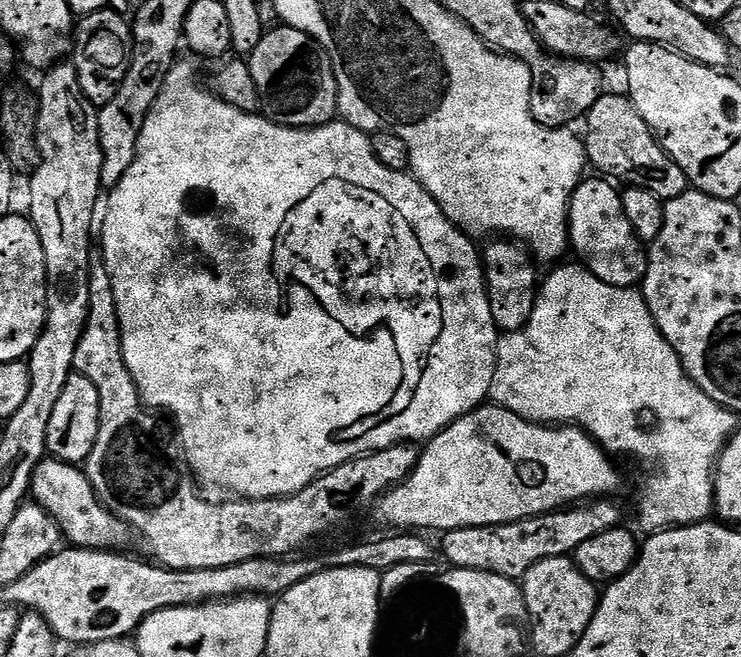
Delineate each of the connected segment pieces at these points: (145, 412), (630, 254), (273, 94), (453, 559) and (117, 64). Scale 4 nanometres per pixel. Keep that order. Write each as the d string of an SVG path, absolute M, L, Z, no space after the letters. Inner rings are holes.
M100 254L89 255L88 281L90 282L90 302L86 326L82 330L82 338L78 342L78 350L74 354L74 369L85 376L98 390L98 442L94 442L94 450L90 450L86 461L88 481L92 484L94 494L117 516L129 529L134 530L144 539L148 552L157 565L172 570L214 570L222 566L234 566L238 562L263 560L265 558L288 558L299 548L307 546L311 540L324 536L328 528L336 528L344 524L355 512L364 507L375 505L376 501L390 488L401 484L414 470L420 460L421 449L415 443L405 442L383 448L377 452L369 452L358 460L351 460L334 470L325 472L310 486L298 490L293 496L279 496L269 500L245 500L228 498L225 504L211 504L204 500L199 492L183 455L174 439L173 433L160 425L161 417L149 410L140 398L134 378L130 378L130 370L126 370L126 362L122 354L122 338L118 322L118 306L114 302L114 282L110 282L110 274L104 265L104 257Z
M585 178L574 190L568 207L568 239L571 251L577 252L579 263L602 282L619 288L636 288L648 269L645 245L634 234L630 218L622 206L622 192L611 179Z
M279 27L273 32L272 29L265 31L262 42L258 42L247 57L254 86L260 95L260 112L283 128L321 128L323 124L333 123L338 116L338 86L327 50L302 30Z
M592 498L587 502L577 502L563 510L548 512L545 516L531 516L529 520L515 520L513 524L491 524L490 526L474 526L473 528L455 528L453 532L443 533L440 548L444 551L447 562L454 568L469 568L493 572L511 580L519 581L539 560L571 557L582 542L595 538L597 534L606 534L606 530L614 530L625 523L624 512L612 498Z
M95 12L79 21L74 36L74 63L78 82L91 104L102 106L118 94L118 86L122 86L132 61L133 43L132 24L117 12Z

